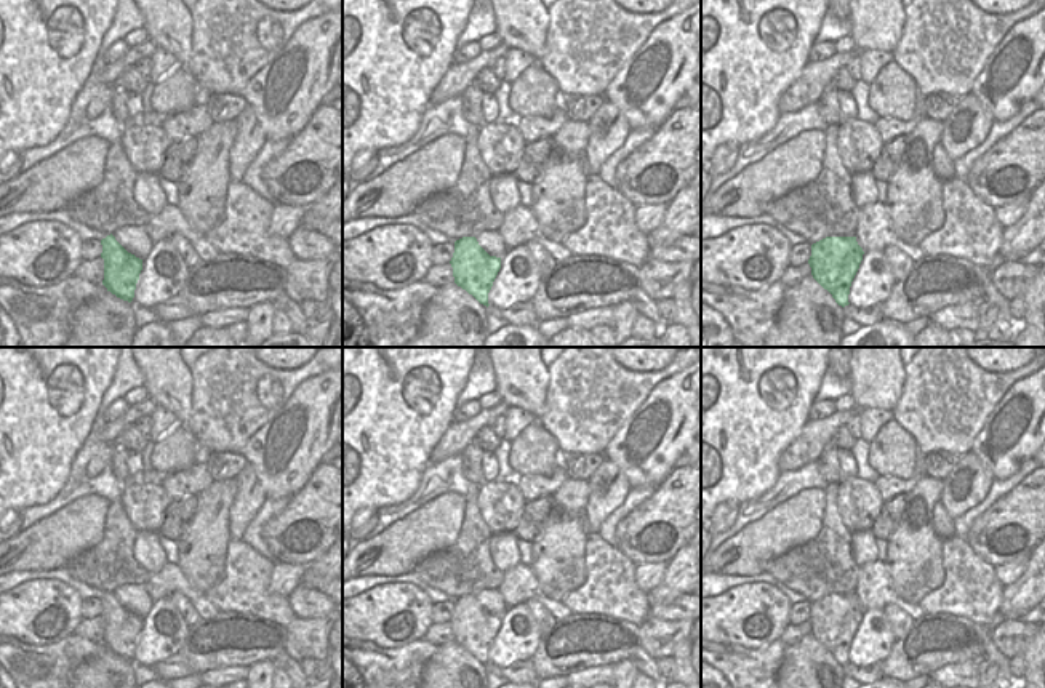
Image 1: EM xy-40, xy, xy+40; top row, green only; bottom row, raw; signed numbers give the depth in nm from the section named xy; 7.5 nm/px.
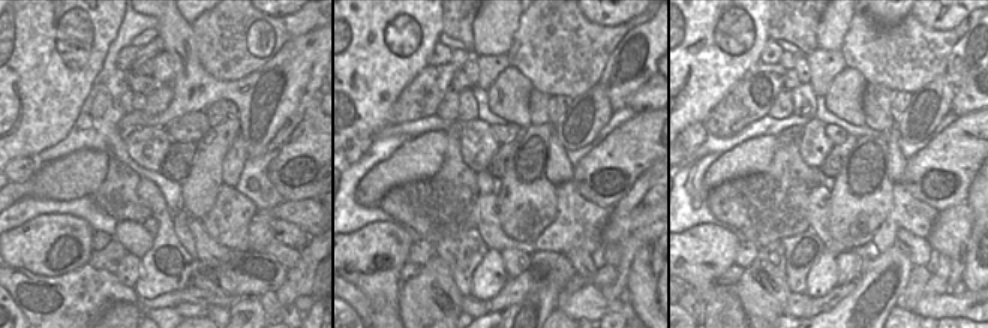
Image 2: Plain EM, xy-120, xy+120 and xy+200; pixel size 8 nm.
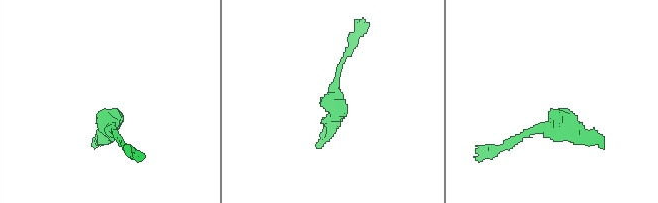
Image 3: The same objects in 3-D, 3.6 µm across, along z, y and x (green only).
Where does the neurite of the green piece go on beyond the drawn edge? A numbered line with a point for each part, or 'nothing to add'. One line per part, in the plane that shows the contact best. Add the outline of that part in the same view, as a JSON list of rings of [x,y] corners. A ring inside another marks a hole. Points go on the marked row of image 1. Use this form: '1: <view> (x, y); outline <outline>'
nothing to add

